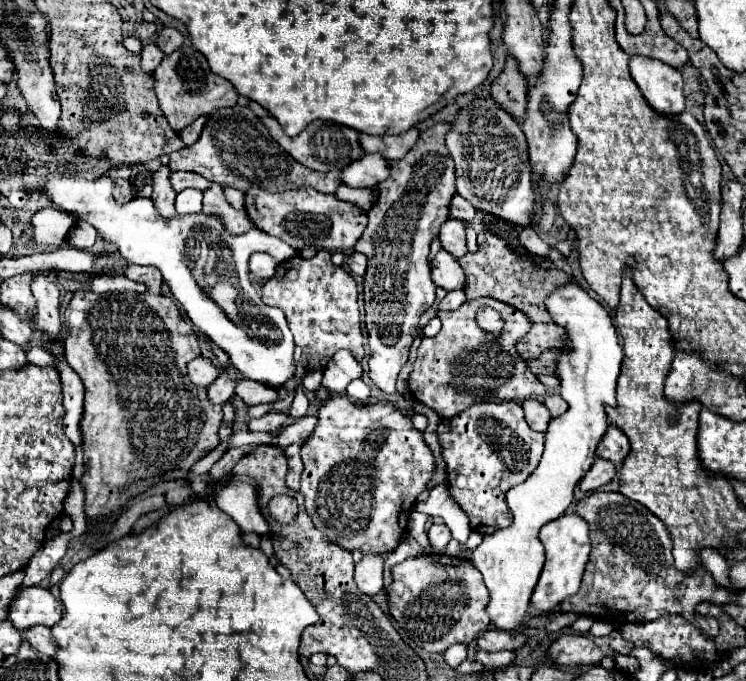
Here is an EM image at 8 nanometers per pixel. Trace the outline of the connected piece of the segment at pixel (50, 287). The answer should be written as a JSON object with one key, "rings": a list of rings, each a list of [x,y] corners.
{"rings":[[[36,274],[32,280],[32,294],[38,302],[38,314],[34,316],[36,328],[46,336],[56,338],[62,332],[60,320],[60,292],[50,276]]]}

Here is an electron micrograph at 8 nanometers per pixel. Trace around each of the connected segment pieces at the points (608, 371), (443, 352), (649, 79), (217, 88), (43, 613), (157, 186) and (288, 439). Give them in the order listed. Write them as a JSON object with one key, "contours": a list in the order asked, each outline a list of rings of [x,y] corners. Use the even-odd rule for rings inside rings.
{"contours":[[[[568,282],[566,286],[556,288],[548,298],[546,298],[546,308],[554,324],[562,326],[568,334],[568,340],[560,348],[560,356],[556,358],[556,378],[560,380],[560,396],[568,402],[568,412],[560,418],[554,418],[546,430],[546,448],[542,454],[542,460],[538,468],[528,476],[518,486],[512,486],[506,494],[506,504],[514,514],[514,522],[504,528],[496,530],[492,534],[484,534],[484,540],[478,548],[472,550],[472,564],[480,570],[484,584],[490,592],[490,604],[488,604],[488,614],[492,624],[498,630],[516,630],[522,620],[526,618],[526,610],[530,604],[530,596],[534,592],[534,586],[538,582],[538,576],[542,572],[544,564],[544,548],[538,538],[538,532],[544,524],[560,518],[564,510],[570,506],[574,498],[574,488],[580,482],[580,478],[590,470],[594,458],[596,458],[596,446],[602,440],[602,436],[608,430],[608,416],[606,416],[606,406],[616,406],[616,380],[620,374],[622,366],[622,346],[618,342],[616,328],[612,324],[612,318],[608,312],[592,298],[580,284]]],[[[476,298],[452,312],[440,310],[438,318],[442,318],[442,328],[434,338],[422,338],[408,386],[412,396],[432,408],[440,418],[452,418],[460,410],[482,402],[482,398],[484,402],[508,402],[514,398],[516,402],[524,402],[546,394],[546,386],[538,382],[528,366],[524,366],[524,360],[514,348],[514,342],[530,330],[530,320],[520,314],[520,310],[494,298]],[[482,306],[498,310],[504,318],[506,324],[500,338],[494,338],[476,326],[474,314]]],[[[632,58],[630,60],[630,74],[634,78],[634,82],[638,84],[640,92],[644,94],[648,106],[664,116],[672,116],[672,114],[682,114],[686,108],[686,98],[682,94],[682,76],[676,68],[672,66],[664,66],[660,60],[654,58]]],[[[186,42],[180,50],[164,56],[162,64],[154,70],[154,90],[164,116],[168,118],[170,126],[176,132],[192,124],[196,118],[208,116],[218,108],[236,106],[236,100],[238,100],[234,86],[228,80],[214,74],[206,58],[198,50],[194,50],[190,42]]],[[[30,586],[20,592],[20,596],[10,606],[8,614],[10,614],[12,624],[20,632],[24,632],[38,624],[52,628],[56,622],[62,620],[62,616],[64,616],[62,610],[64,610],[62,602],[56,600],[50,590]]],[[[162,166],[158,172],[154,172],[154,192],[152,192],[152,202],[158,210],[158,214],[164,220],[170,220],[176,216],[176,208],[174,208],[174,188],[170,186],[170,170],[168,166]]],[[[304,416],[304,418],[298,418],[296,422],[280,428],[278,432],[278,444],[280,448],[288,448],[292,444],[304,444],[306,438],[312,434],[314,426],[316,426],[316,416]]]]}

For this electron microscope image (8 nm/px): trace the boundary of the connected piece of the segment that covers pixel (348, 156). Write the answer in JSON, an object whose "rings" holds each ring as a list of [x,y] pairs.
{"rings":[[[264,116],[260,118],[262,124],[268,128],[270,136],[294,158],[298,160],[302,166],[310,168],[310,170],[318,170],[318,172],[326,172],[326,170],[342,170],[344,166],[352,164],[354,160],[358,160],[364,152],[360,150],[360,142],[358,142],[358,132],[348,128],[348,126],[342,126],[342,124],[336,124],[336,122],[322,122],[322,120],[316,120],[312,122],[308,128],[304,128],[298,136],[294,138],[288,138],[284,134],[284,130],[280,128],[280,124],[272,118],[272,116]]]}

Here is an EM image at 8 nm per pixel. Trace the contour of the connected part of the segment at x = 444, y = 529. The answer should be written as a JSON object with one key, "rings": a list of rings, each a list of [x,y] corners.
{"rings":[[[432,524],[430,530],[428,530],[428,540],[430,540],[430,546],[432,546],[432,554],[444,554],[444,550],[446,550],[446,546],[450,542],[448,526]]]}

